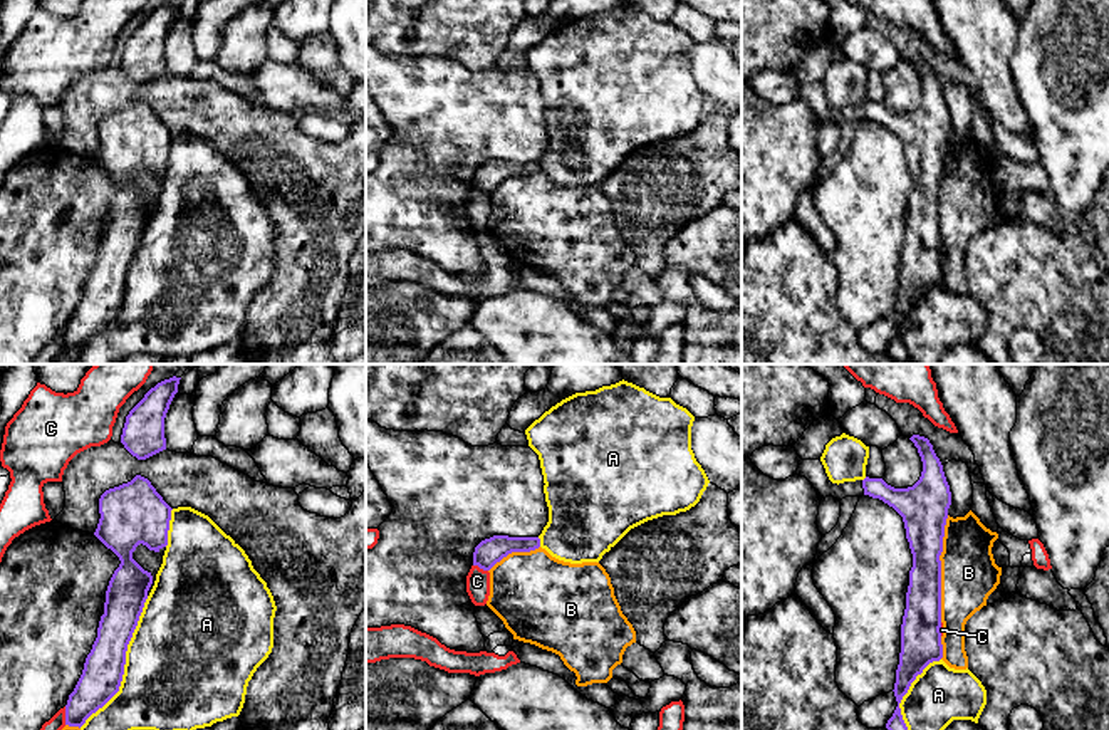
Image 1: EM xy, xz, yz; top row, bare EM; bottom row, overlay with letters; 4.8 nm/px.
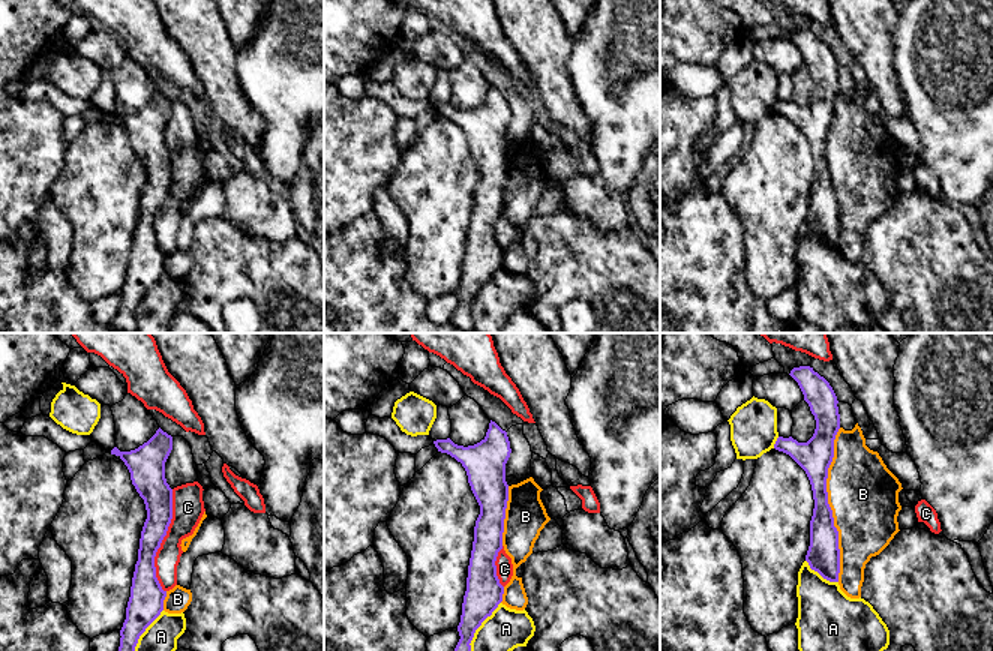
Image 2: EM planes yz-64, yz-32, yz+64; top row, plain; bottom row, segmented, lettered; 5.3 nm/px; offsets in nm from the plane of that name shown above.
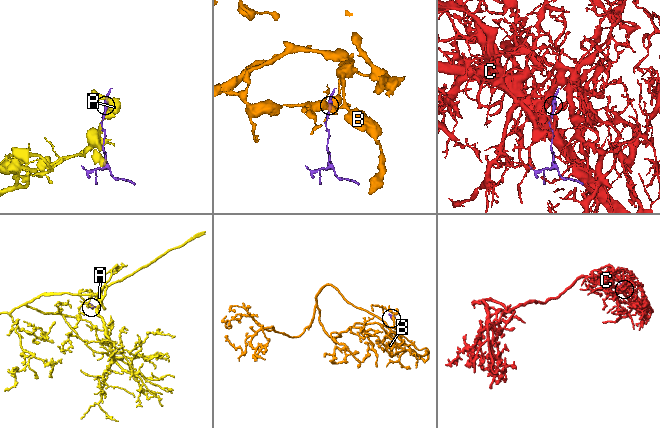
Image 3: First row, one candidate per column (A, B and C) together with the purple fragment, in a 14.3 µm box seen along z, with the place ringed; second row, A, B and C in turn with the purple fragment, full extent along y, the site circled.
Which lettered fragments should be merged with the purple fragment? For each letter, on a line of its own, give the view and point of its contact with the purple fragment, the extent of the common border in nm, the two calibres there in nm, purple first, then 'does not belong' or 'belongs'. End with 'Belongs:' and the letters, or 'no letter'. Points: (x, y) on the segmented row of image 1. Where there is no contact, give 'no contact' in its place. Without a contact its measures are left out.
A: contact xy (124, 663); length 700 nm; calibres 190 and 500 nm; does not belong
B: contact yz (940, 569); length 500 nm; calibres 200 and 280 nm; does not belong
C: contact xz (480, 568); length 80 nm; calibres 130 and 110 nm; belongs
Belongs: C

